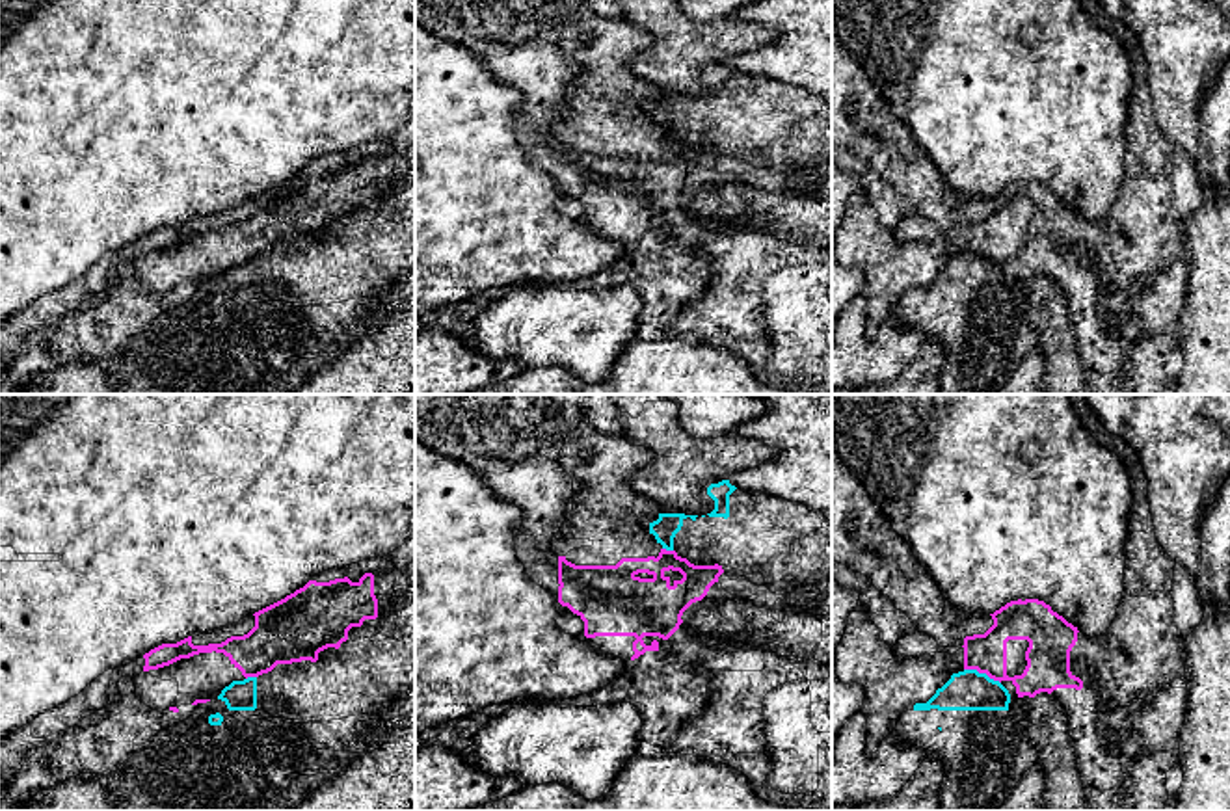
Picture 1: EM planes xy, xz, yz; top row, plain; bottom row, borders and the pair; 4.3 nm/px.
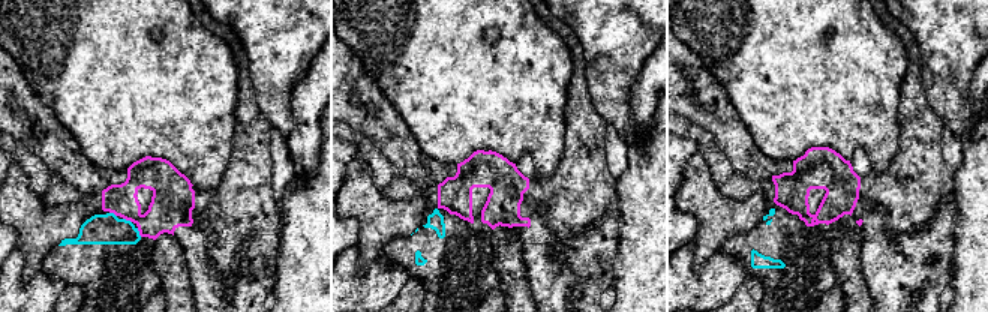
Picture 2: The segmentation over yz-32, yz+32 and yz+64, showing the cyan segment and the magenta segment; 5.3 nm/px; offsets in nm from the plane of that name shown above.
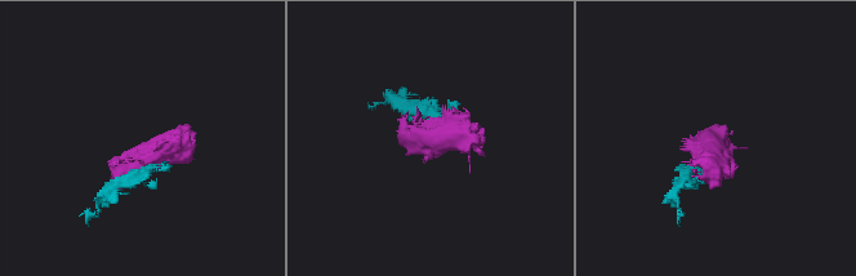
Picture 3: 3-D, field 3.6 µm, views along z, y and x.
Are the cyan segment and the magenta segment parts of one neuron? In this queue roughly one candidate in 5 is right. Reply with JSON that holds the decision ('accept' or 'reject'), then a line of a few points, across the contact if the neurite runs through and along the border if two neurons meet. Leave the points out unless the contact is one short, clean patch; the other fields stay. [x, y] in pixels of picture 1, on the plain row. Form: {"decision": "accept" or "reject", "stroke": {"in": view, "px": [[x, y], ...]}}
{"decision": "reject"}

